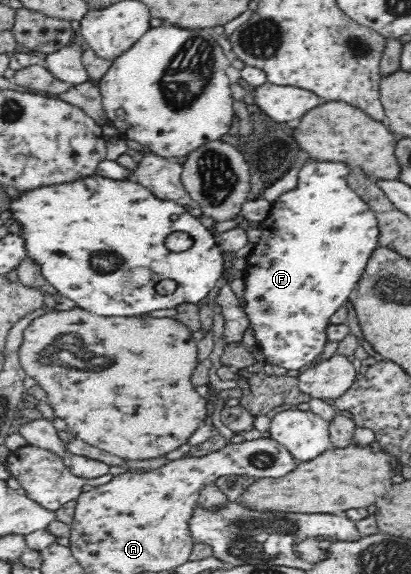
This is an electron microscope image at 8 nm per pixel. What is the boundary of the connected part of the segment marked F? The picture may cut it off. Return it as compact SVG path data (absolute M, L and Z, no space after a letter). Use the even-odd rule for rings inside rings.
M335 161L309 162L309 164L305 164L297 174L299 176L297 188L280 194L272 202L269 216L265 220L260 221L259 228L262 230L260 239L254 244L254 248L246 257L246 268L243 271L244 294L242 296L245 305L242 308L253 330L256 347L263 353L265 362L287 369L287 371L296 370L300 372L308 367L310 362L315 362L317 358L322 356L324 347L328 343L327 327L330 326L331 316L334 316L335 312L338 312L339 308L344 307L347 303L349 294L353 292L353 289L357 288L359 279L362 278L363 272L365 272L371 253L378 247L379 227L377 226L377 219L369 206L365 204L365 201L361 200L361 197L353 192L347 184L346 178L349 170L350 167L345 165L345 163L336 163Z

